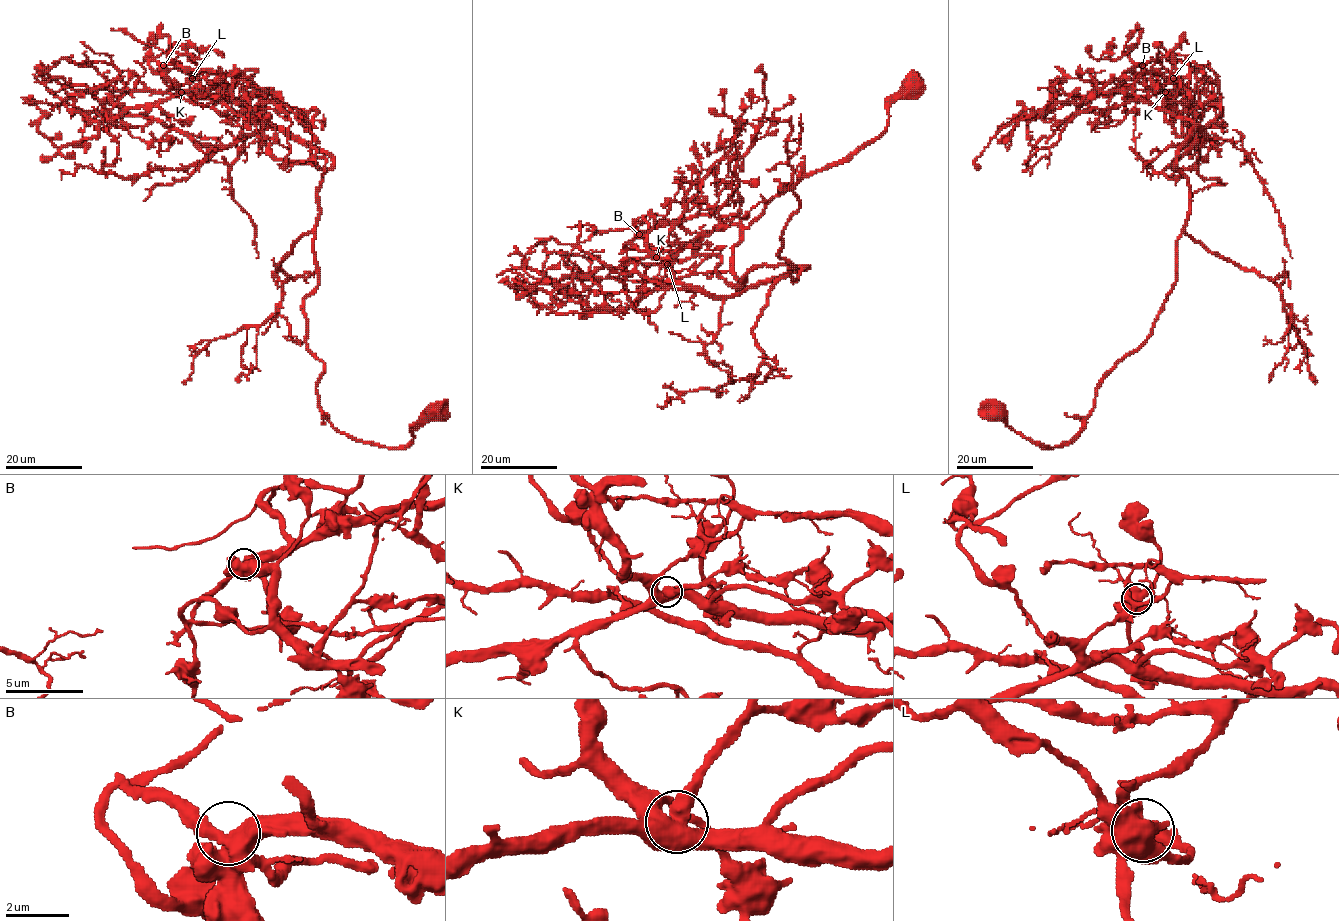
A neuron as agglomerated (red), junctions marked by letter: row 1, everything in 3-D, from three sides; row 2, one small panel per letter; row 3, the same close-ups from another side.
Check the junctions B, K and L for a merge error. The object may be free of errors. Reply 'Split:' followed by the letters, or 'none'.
Split: K

